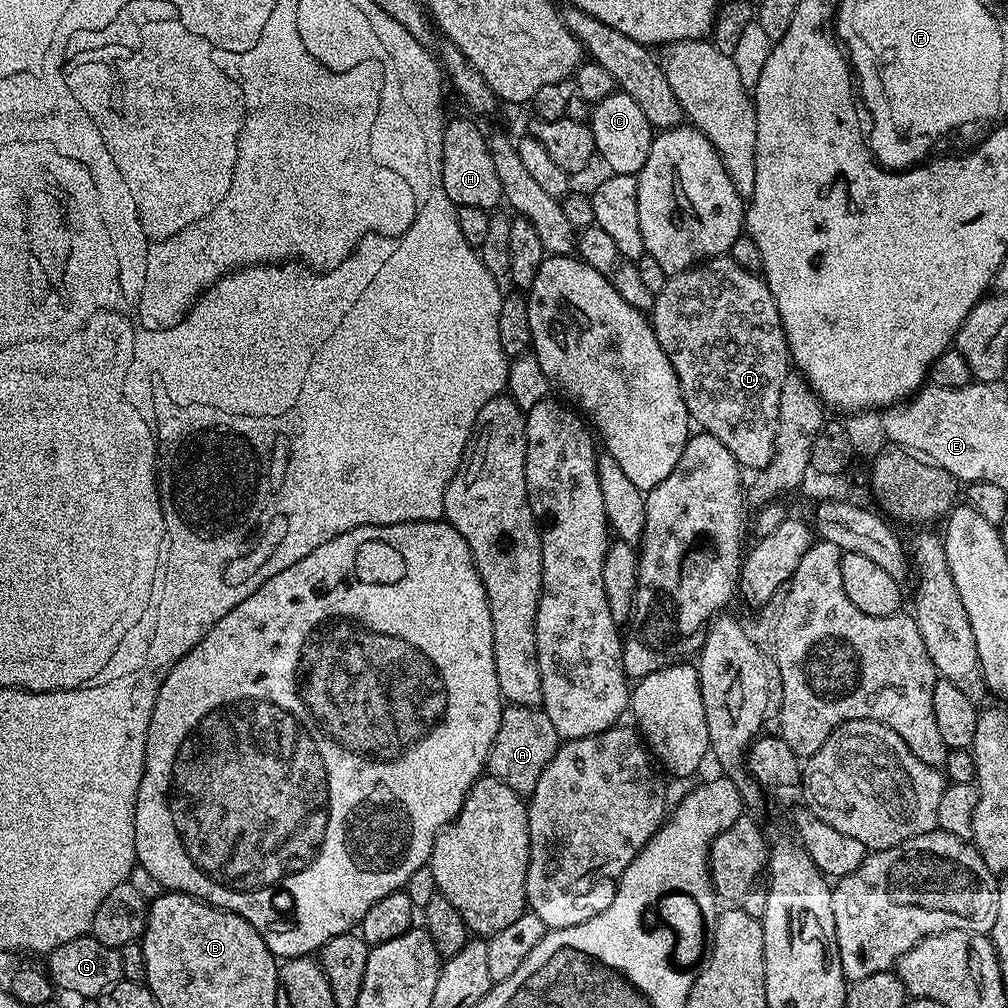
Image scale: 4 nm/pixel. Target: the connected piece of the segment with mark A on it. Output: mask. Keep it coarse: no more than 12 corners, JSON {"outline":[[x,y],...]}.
{"outline":[[508,704],[487,775],[531,797],[561,743],[543,707]]}

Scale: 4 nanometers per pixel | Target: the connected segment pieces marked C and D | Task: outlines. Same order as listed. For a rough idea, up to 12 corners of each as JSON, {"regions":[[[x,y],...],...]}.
{"regions":[[[630,94],[591,105],[596,155],[612,174],[636,176],[652,123]],[[677,275],[732,288],[736,324],[676,352],[676,279],[650,319],[689,417],[743,469],[773,457],[788,339],[763,275]]]}

